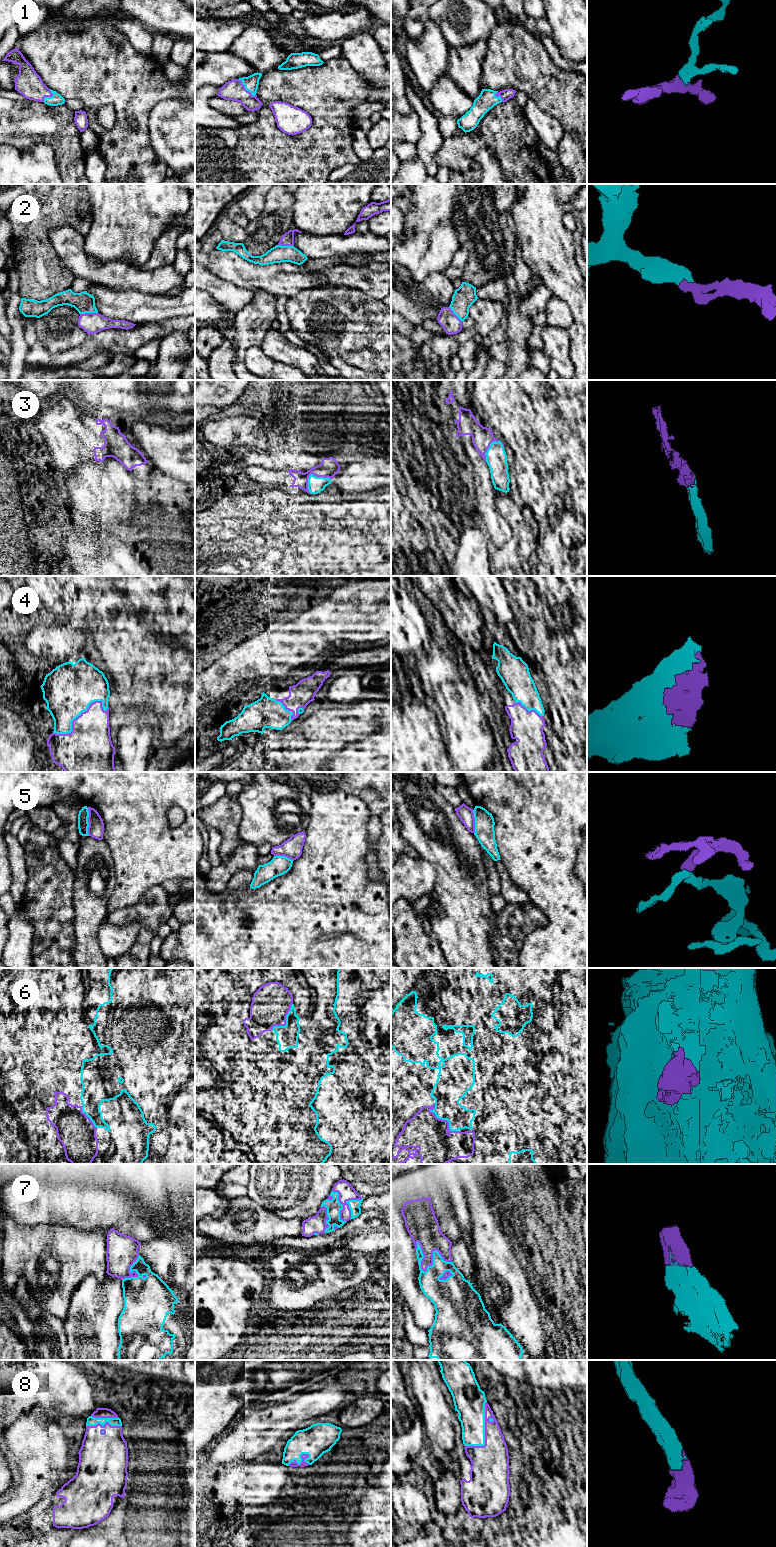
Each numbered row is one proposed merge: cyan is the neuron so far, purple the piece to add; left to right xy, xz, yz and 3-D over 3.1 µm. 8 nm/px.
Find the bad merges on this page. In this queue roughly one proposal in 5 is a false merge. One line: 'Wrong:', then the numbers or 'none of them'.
Wrong: 5, 6

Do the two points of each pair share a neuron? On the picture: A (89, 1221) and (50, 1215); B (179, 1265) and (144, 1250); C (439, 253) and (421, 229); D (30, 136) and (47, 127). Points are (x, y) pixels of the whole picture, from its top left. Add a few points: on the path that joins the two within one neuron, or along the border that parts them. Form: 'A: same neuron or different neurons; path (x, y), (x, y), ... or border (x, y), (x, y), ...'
A: same neuron; path (79, 1215), (60, 1215)
B: same neuron; path (170, 1256), (153, 1252)
C: same neuron; path (433, 247), (432, 240), (427, 235)
D: same neuron; path (34, 132), (39, 127), (43, 127)

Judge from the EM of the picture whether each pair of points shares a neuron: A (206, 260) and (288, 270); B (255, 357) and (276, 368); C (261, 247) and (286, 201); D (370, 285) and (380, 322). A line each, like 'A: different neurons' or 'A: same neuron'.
A: same neuron
B: same neuron
C: same neuron
D: different neurons

